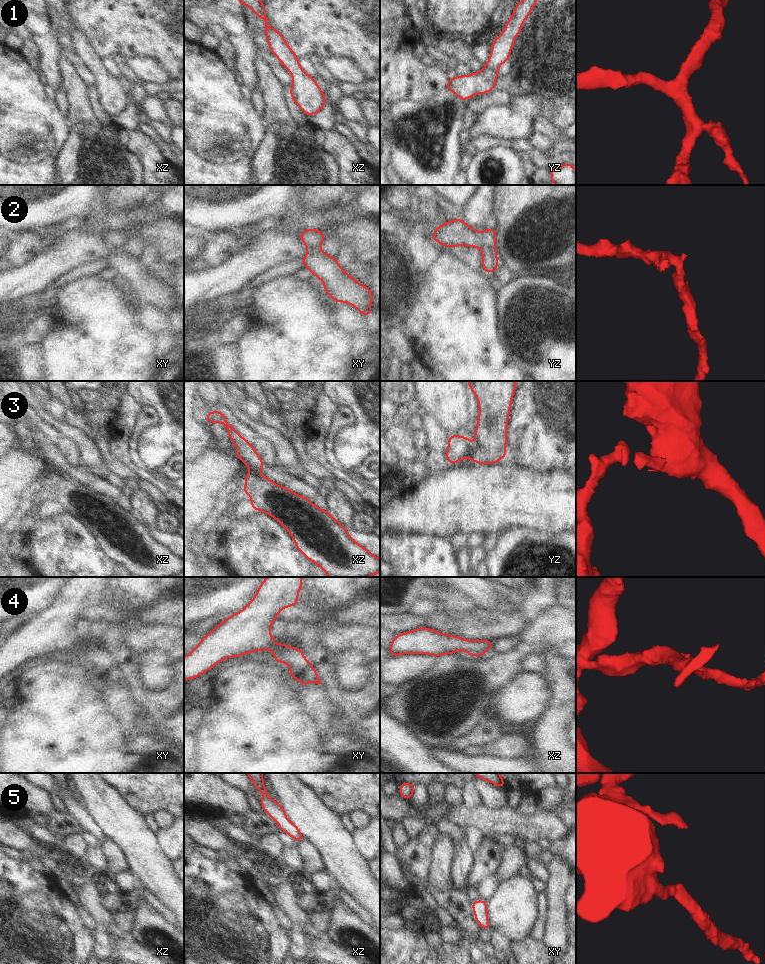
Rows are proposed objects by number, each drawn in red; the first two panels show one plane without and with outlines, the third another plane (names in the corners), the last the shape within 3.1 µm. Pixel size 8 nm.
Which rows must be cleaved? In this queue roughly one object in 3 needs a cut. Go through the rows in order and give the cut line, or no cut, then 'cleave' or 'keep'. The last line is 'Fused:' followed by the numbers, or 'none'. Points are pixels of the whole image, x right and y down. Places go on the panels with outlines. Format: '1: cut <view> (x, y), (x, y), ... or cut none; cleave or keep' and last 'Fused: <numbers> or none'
1: cut none; keep
2: cut yz (482, 248), (488, 248), (495, 252); cleave
3: cut yz (473, 446), (473, 450), (468, 457); cleave
4: cut none; keep
5: cut none; keep
Fused: 2, 3

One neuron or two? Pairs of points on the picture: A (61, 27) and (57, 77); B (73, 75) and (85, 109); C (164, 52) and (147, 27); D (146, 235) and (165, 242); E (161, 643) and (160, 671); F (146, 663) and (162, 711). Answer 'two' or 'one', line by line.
A: two
B: one
C: one
D: one
E: two
F: two

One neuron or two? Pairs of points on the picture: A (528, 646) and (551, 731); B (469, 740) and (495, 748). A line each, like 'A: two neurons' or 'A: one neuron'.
A: two neurons
B: two neurons

